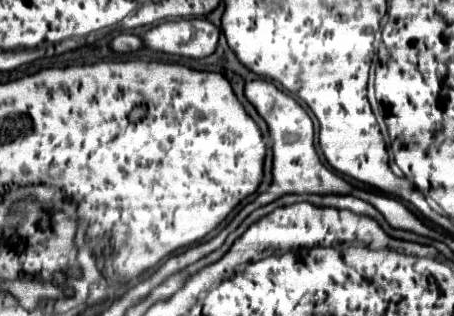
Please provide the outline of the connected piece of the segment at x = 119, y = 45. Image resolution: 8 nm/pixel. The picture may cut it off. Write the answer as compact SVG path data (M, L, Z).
M118 34L112 42L110 42L110 50L114 52L134 52L142 46L140 38L134 34Z

